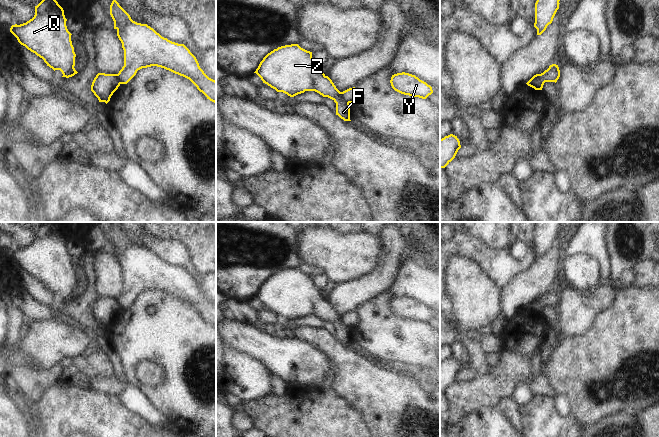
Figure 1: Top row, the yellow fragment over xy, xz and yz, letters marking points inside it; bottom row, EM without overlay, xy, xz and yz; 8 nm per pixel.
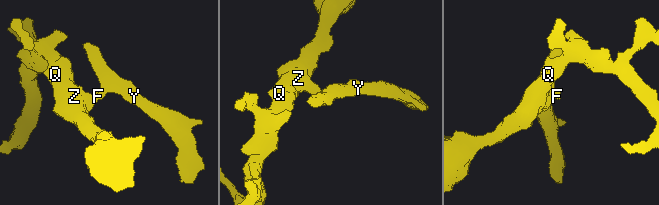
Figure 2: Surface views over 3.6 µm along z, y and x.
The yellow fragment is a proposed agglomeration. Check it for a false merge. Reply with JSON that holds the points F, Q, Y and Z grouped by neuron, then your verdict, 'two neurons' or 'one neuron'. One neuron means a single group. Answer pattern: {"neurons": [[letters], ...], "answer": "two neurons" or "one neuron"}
{"neurons": [["F", "Q", "Z"], ["Y"]], "answer": "two neurons"}

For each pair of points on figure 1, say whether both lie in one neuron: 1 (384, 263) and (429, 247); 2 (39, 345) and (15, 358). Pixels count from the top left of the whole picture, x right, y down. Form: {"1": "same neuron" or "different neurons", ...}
{"1": "different neurons", "2": "different neurons"}

